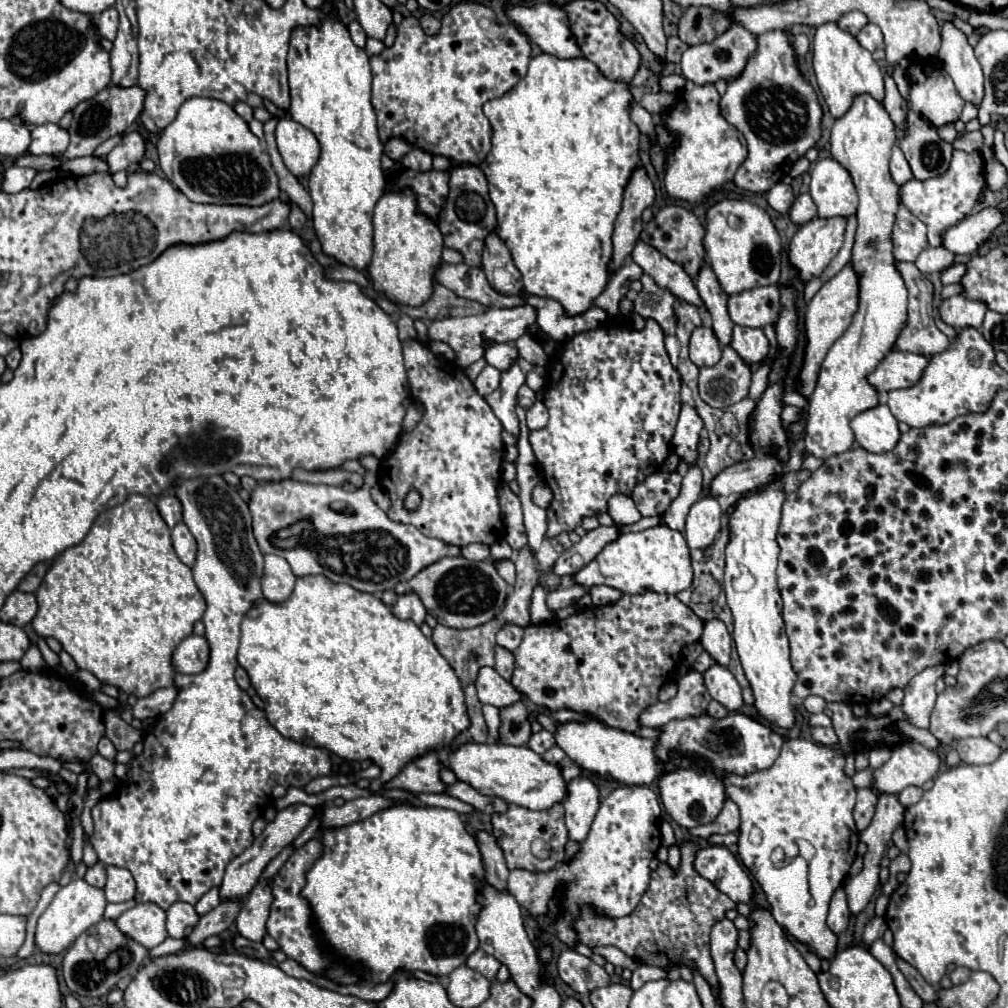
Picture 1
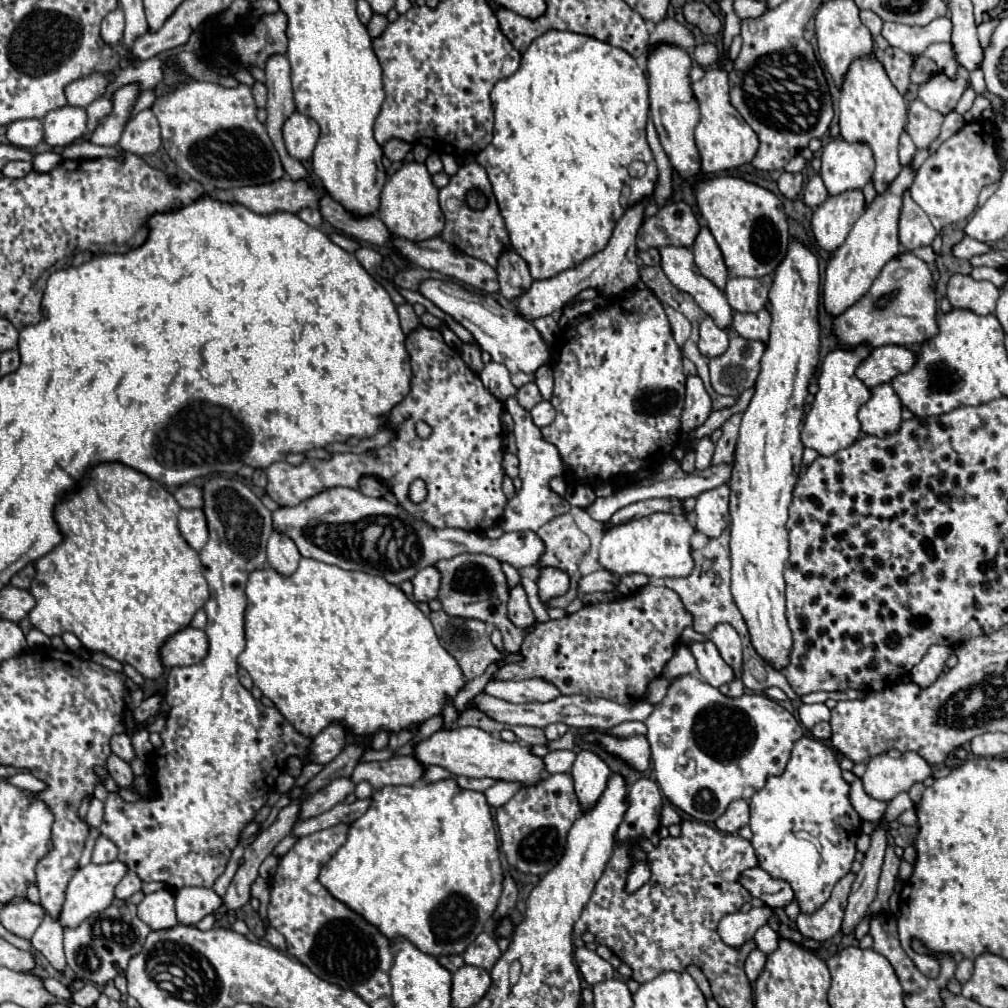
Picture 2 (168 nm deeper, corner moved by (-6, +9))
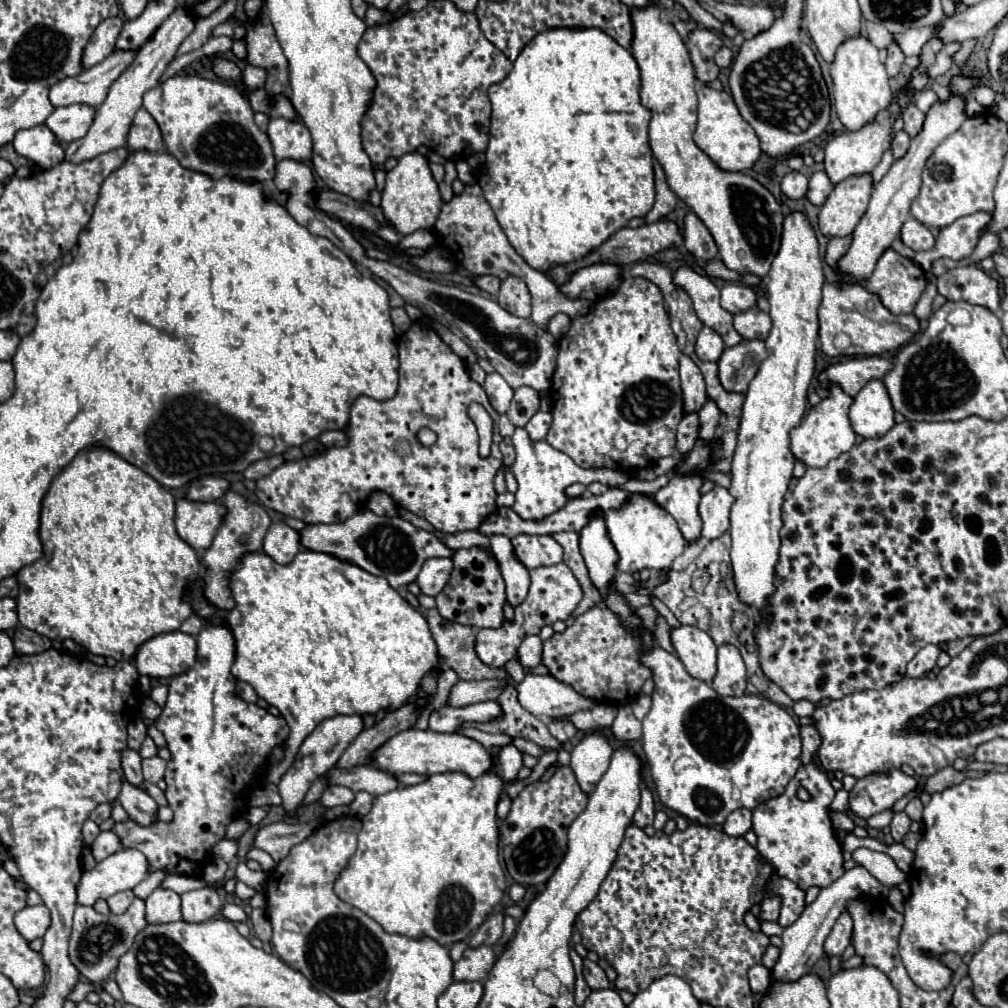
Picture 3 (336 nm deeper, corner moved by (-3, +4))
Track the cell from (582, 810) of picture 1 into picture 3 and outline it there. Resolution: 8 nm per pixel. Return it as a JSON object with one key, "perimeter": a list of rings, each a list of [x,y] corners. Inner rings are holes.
{"perimeter":[[[592,732],[574,746],[570,766],[578,778],[580,788],[586,794],[594,792],[594,786],[600,782],[602,774],[608,770],[612,752],[614,750],[602,732]]]}

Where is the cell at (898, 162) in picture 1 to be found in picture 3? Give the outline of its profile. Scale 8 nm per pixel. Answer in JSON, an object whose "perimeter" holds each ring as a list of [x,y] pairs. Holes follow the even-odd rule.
{"perimeter":[[[904,130],[896,132],[896,136],[894,136],[894,140],[892,140],[892,154],[894,154],[894,158],[896,158],[896,160],[902,158],[902,156],[906,154],[908,146],[910,146],[910,136],[908,136]]]}

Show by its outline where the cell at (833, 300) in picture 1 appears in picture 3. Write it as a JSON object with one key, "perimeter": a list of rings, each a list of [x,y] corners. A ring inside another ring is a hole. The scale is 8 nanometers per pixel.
{"perimeter":[[[954,76],[950,80],[952,96],[946,102],[938,100],[928,110],[924,126],[922,126],[920,134],[916,134],[912,138],[908,152],[900,160],[894,160],[894,164],[890,166],[886,176],[874,186],[872,198],[870,198],[870,206],[868,206],[866,214],[862,216],[862,220],[858,222],[858,226],[854,228],[852,246],[850,246],[848,254],[844,254],[840,258],[840,262],[838,262],[838,270],[842,274],[848,274],[852,280],[862,280],[862,278],[868,278],[874,272],[874,262],[878,262],[878,258],[882,256],[882,250],[888,250],[892,246],[892,240],[900,234],[902,224],[910,216],[910,204],[920,192],[920,184],[922,184],[920,174],[922,174],[922,168],[924,168],[926,160],[930,158],[934,148],[940,142],[944,142],[950,134],[954,134],[962,126],[962,122],[968,118],[966,110],[964,110],[966,108],[966,98],[974,92],[974,88],[978,84],[980,84],[980,78]]]}

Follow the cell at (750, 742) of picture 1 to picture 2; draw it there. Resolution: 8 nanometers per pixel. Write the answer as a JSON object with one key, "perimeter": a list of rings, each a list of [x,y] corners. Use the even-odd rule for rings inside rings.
{"perimeter":[[[691,675],[677,677],[671,681],[665,699],[655,705],[645,725],[649,729],[647,741],[651,745],[651,757],[661,793],[675,807],[707,825],[713,825],[713,821],[727,809],[731,801],[749,799],[757,789],[761,789],[761,785],[765,785],[767,777],[781,775],[789,761],[793,743],[803,735],[799,721],[787,709],[767,699],[765,695],[751,693],[741,695],[737,699],[725,697],[719,693],[719,689]],[[689,761],[695,761],[695,773],[687,775],[677,769],[685,767]]]}

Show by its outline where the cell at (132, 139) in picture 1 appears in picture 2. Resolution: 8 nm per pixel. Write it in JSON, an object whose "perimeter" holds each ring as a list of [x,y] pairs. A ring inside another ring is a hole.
{"perimeter":[[[151,109],[141,111],[133,121],[125,125],[119,147],[135,155],[151,155],[161,147],[159,123]]]}

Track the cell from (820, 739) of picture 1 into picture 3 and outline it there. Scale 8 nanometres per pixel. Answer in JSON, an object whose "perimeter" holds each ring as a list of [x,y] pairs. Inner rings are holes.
{"perimeter":[[[802,726],[800,728],[800,738],[802,738],[802,762],[810,764],[814,760],[814,752],[818,750],[822,738],[816,732],[814,726]]]}

